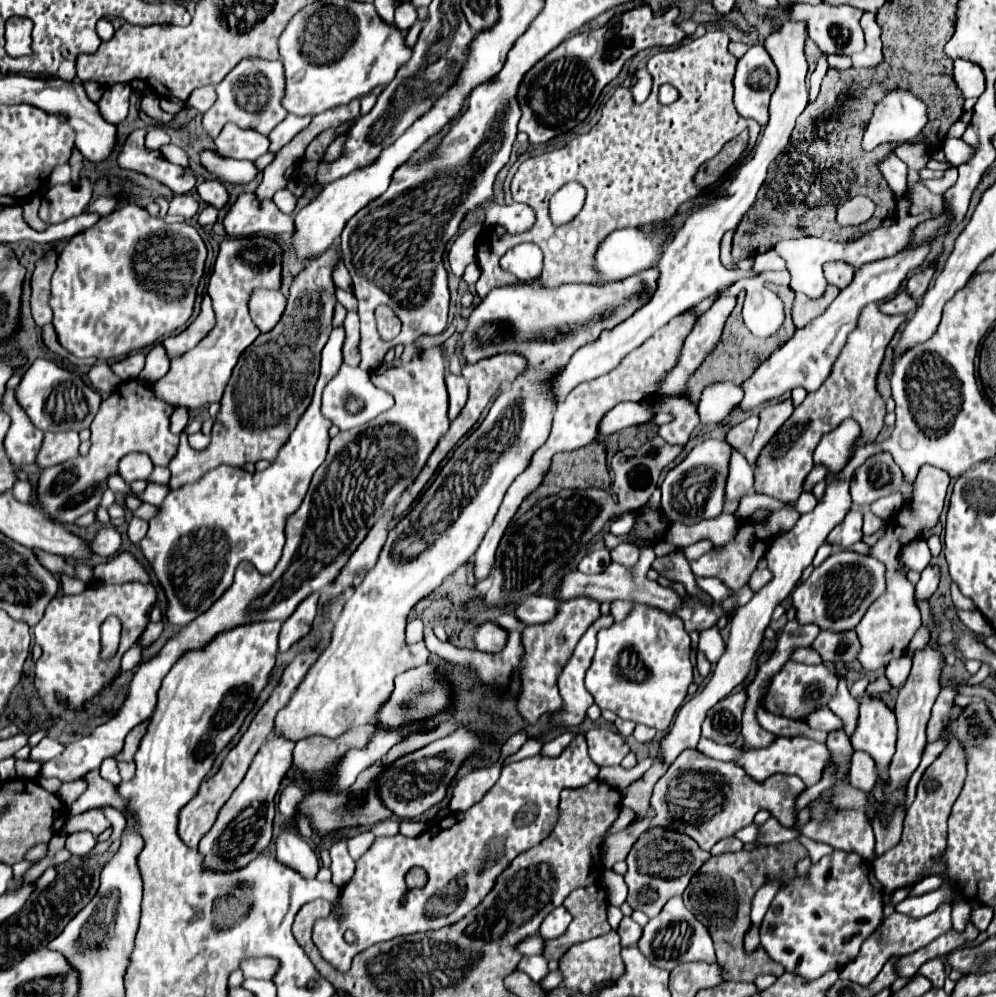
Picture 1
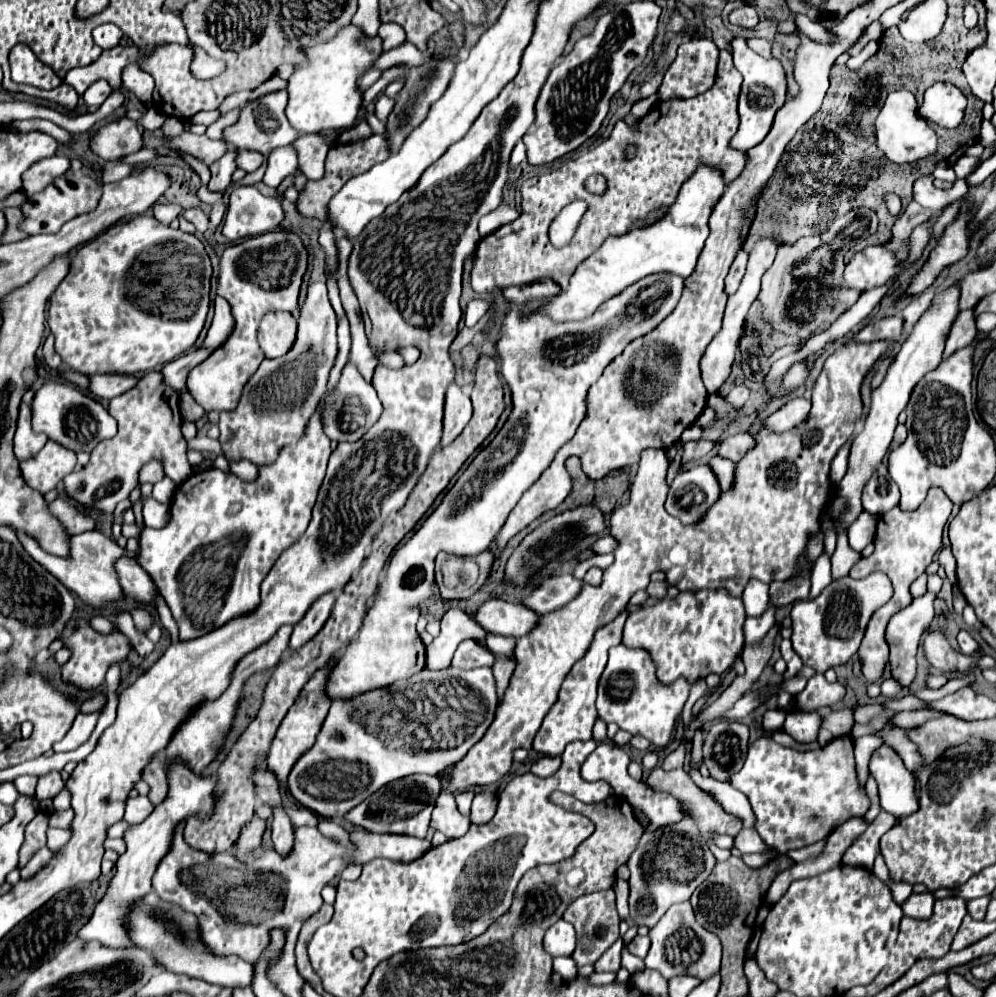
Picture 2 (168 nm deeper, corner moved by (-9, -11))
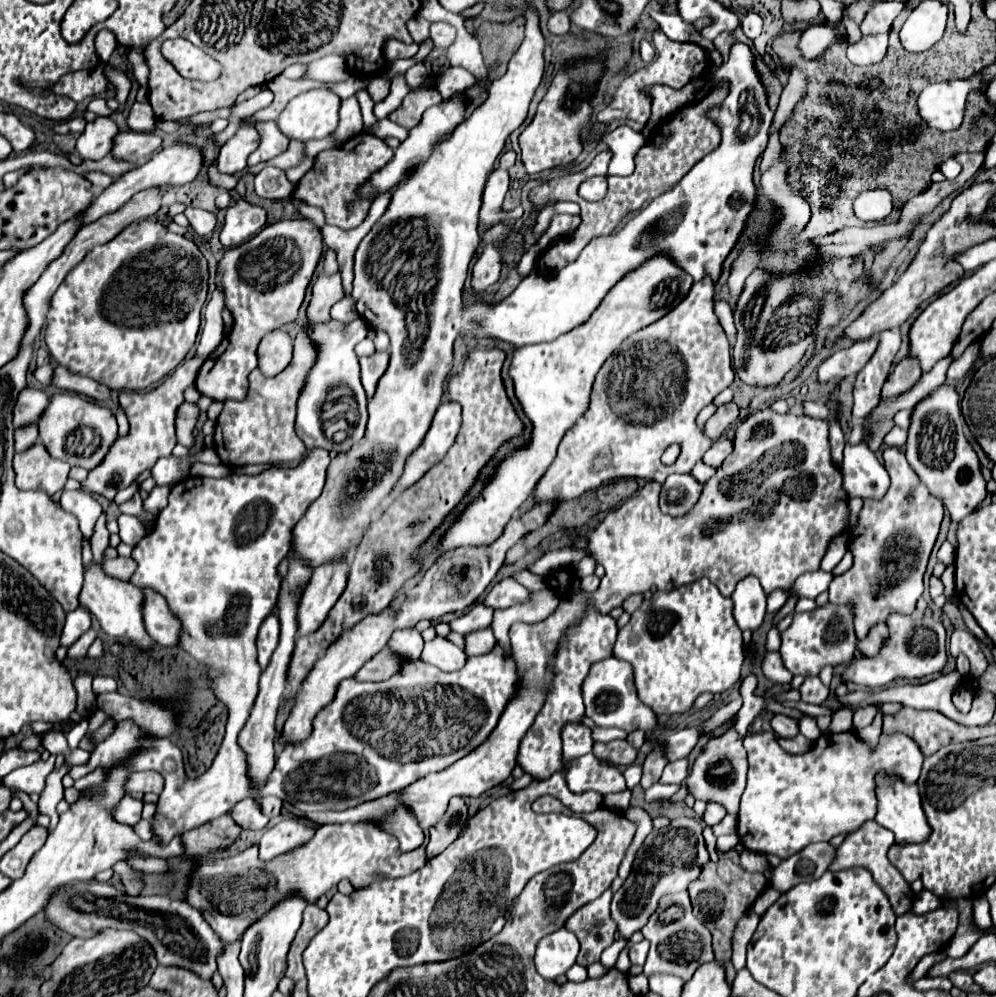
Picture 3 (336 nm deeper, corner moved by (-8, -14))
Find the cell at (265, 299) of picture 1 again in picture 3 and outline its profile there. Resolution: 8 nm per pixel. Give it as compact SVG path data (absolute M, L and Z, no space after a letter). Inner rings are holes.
M273 330L267 336L263 336L259 344L259 370L263 376L277 376L281 370L287 368L293 356L293 342L287 332Z

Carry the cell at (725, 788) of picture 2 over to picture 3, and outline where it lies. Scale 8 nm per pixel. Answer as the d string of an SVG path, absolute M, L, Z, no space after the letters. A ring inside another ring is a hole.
M711 802L711 804L707 804L703 820L705 820L707 826L715 826L715 824L719 824L723 820L723 816L725 816L725 808L715 804L715 802Z

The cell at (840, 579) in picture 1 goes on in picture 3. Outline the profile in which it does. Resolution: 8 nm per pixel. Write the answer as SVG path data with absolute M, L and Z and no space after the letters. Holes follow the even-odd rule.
M827 604L813 612L795 612L793 624L781 632L781 648L779 654L783 658L785 668L797 676L817 676L823 666L845 666L855 656L855 630L853 630L853 614L849 606Z

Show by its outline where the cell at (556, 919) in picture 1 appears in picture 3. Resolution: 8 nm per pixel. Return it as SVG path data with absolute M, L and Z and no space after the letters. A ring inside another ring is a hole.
M561 928L551 936L545 936L537 944L535 968L545 980L555 980L575 964L577 954L579 954L577 938L573 936L573 932Z

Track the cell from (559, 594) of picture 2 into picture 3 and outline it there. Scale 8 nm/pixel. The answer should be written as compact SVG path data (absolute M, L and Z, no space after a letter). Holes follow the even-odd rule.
M503 578L483 598L483 604L493 608L493 610L503 610L503 608L509 608L513 604L527 602L527 600L529 600L529 590L527 588L517 584L513 578Z

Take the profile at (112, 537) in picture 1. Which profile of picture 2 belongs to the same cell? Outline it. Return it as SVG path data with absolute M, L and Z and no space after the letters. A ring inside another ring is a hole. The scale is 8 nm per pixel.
M124 555L116 561L114 569L116 569L118 581L120 581L126 595L134 597L136 603L142 603L142 605L152 605L154 603L156 587L152 583L150 575L136 563L136 559Z

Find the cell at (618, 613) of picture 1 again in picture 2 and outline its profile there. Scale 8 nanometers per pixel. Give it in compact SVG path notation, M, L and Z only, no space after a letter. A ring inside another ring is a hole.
M726 589L682 591L674 599L662 599L658 605L648 605L630 613L624 625L622 643L628 647L650 649L650 655L658 665L660 681L670 683L684 675L694 683L708 673L722 675L734 665L734 659L742 653L744 619L746 611L742 609L742 599L732 597Z

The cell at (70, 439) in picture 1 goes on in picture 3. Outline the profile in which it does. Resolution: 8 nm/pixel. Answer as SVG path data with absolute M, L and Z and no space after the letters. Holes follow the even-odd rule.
M35 442L29 450L15 454L13 470L19 490L43 490L53 496L63 490L71 466L61 460L53 460L45 446Z

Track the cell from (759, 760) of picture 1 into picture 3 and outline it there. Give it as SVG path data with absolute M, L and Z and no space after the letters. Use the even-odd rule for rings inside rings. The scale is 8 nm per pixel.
M759 732L743 740L749 760L747 788L741 796L737 834L741 844L751 852L775 854L781 860L801 852L805 846L815 842L827 842L837 834L849 834L857 830L863 822L873 820L877 814L877 796L875 796L875 776L887 774L913 784L919 774L925 756L921 754L917 742L905 734L881 734L877 746L871 746L855 732L841 734L823 734L813 742L813 748L805 754L789 754L779 744L773 732Z

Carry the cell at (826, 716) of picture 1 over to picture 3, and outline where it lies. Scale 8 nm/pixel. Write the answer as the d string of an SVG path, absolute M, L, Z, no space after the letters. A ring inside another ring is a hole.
M775 714L773 720L771 720L771 728L777 736L785 736L785 738L799 734L797 720L791 718L791 716L785 716L785 714Z

